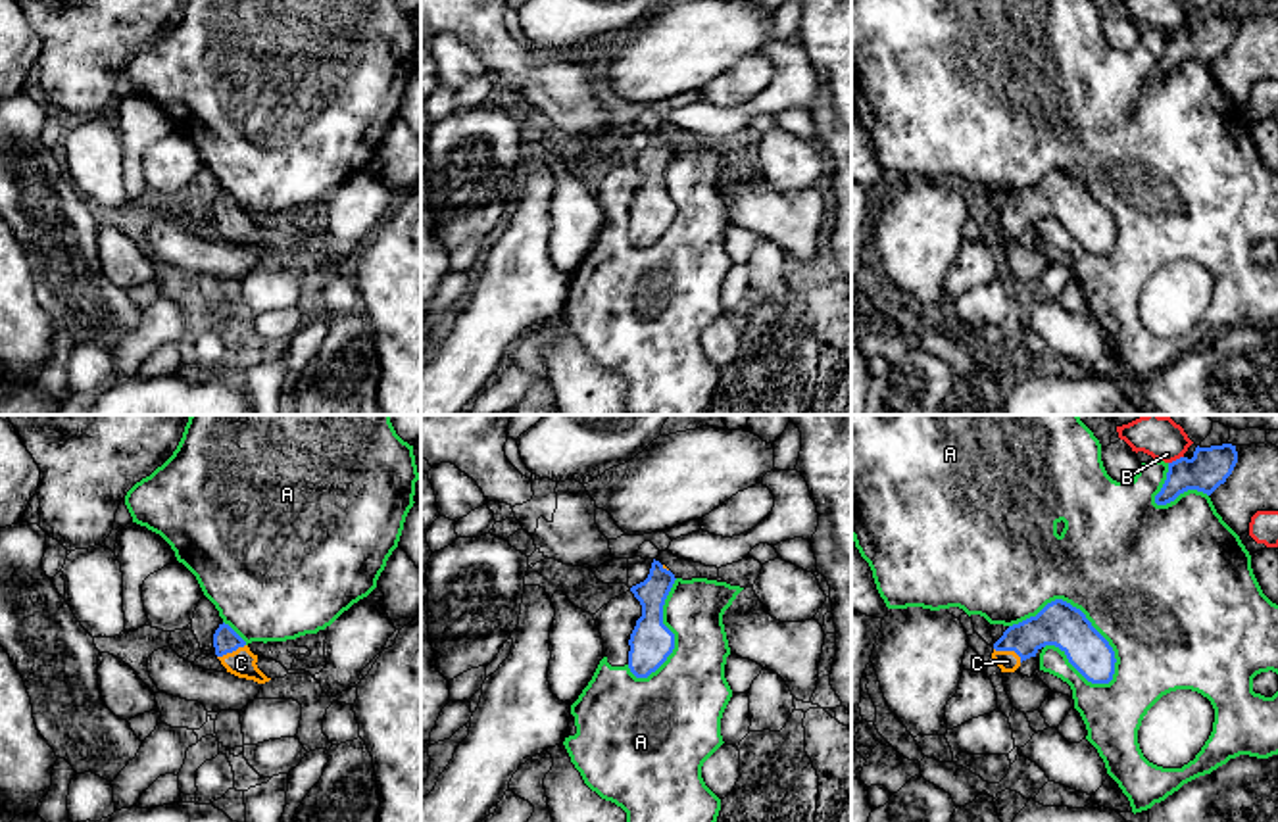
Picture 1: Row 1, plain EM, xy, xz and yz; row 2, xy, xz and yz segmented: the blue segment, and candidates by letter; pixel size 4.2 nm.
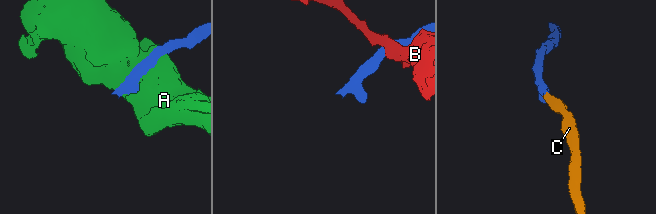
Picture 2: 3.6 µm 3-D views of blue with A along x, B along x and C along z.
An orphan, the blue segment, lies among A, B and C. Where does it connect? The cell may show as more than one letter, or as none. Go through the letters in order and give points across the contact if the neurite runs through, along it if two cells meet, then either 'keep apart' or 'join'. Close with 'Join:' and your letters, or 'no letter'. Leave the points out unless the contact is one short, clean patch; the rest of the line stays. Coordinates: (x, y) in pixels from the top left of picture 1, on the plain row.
A: keep apart
B: border yz (1182, 25), (1169, 33); keep apart
C: way yz (1061, 194), (1038, 200), (1009, 219), (1007, 231); join
Join: C

